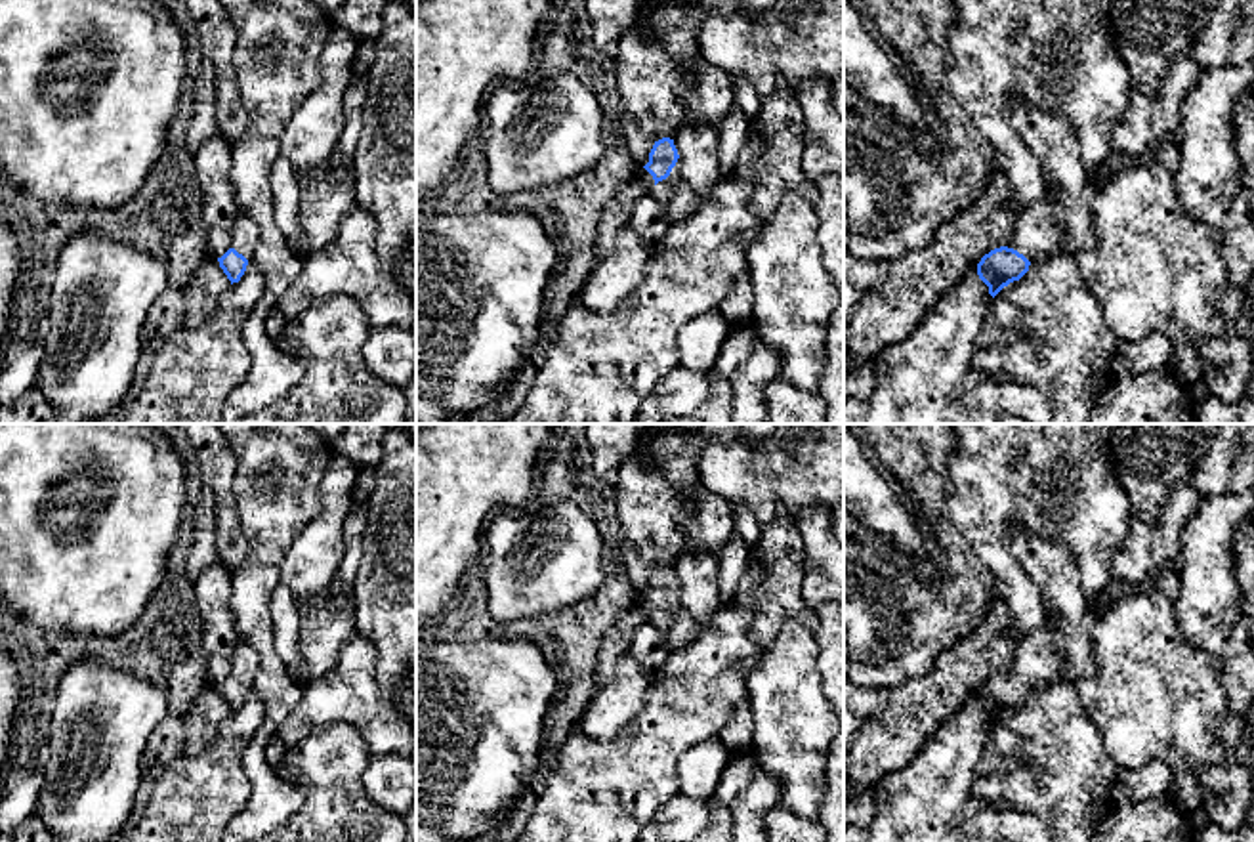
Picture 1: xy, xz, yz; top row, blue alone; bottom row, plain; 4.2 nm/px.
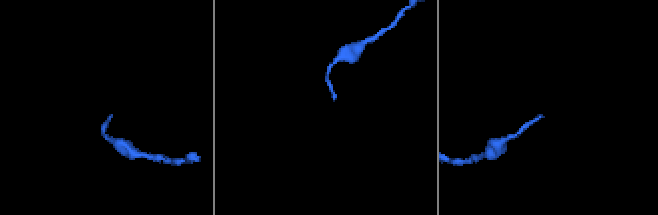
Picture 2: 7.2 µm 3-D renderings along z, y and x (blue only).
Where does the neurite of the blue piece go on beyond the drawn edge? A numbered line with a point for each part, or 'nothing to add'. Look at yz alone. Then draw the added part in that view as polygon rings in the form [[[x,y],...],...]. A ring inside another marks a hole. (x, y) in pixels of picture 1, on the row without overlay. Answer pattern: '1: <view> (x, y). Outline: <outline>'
1: yz (1035, 663). Outline: [[[1038,628],[1017,645],[1008,676],[1017,678],[1029,689],[1042,689],[1063,668],[1065,659],[1050,647],[1050,630]]]

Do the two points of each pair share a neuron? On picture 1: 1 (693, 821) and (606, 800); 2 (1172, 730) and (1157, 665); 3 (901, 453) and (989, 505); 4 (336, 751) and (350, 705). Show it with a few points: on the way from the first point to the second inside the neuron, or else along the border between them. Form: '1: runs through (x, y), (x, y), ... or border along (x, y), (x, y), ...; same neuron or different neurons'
1: border along (678, 793), (647, 821); different neurons
2: runs through (1172, 715), (1157, 695), (1157, 680); same neuron
3: border along (957, 443), (941, 505), (949, 524); different neurons
4: border along (304, 736), (321, 722), (350, 720), (371, 755); different neurons

